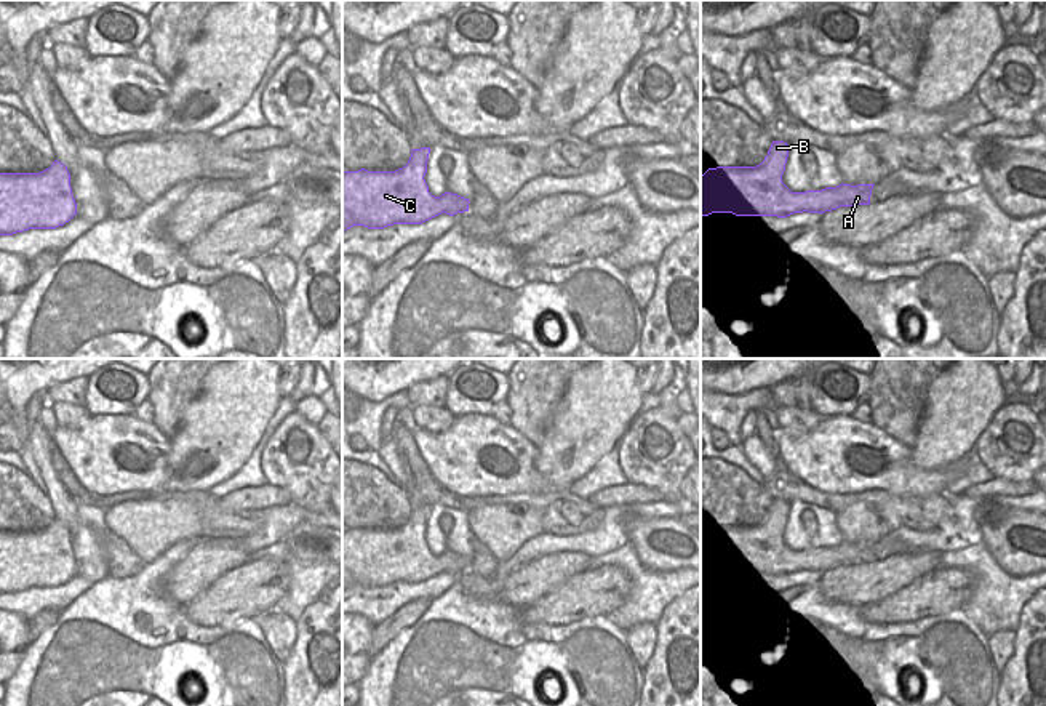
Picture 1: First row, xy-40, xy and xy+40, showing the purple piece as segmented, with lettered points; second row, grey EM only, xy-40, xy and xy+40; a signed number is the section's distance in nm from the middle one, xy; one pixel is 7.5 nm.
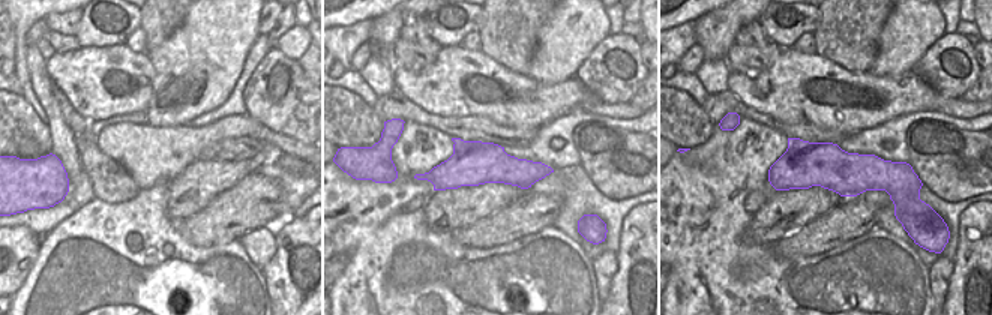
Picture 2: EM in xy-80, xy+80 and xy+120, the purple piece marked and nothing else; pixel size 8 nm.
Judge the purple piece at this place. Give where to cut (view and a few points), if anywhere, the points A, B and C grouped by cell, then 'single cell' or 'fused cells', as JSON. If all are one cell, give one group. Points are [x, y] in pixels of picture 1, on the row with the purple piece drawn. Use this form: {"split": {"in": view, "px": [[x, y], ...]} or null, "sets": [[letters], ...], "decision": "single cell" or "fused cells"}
{"split": null, "sets": [["A", "B", "C"]], "decision": "single cell"}

